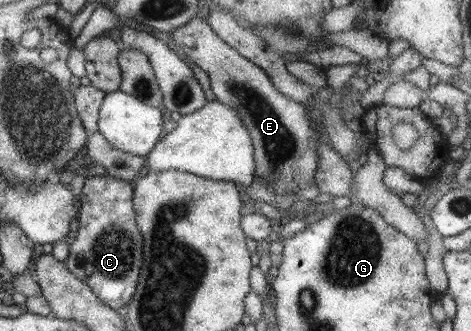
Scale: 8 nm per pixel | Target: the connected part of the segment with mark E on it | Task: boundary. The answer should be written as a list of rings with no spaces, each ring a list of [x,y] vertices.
[[[199,16],[183,22],[171,33],[181,52],[204,71],[214,100],[235,111],[247,130],[253,145],[254,176],[259,176],[273,195],[291,192],[296,202],[318,197],[318,189],[313,185],[313,172],[317,168],[316,138],[303,111],[304,104],[292,102],[280,94],[261,68],[243,59]]]

